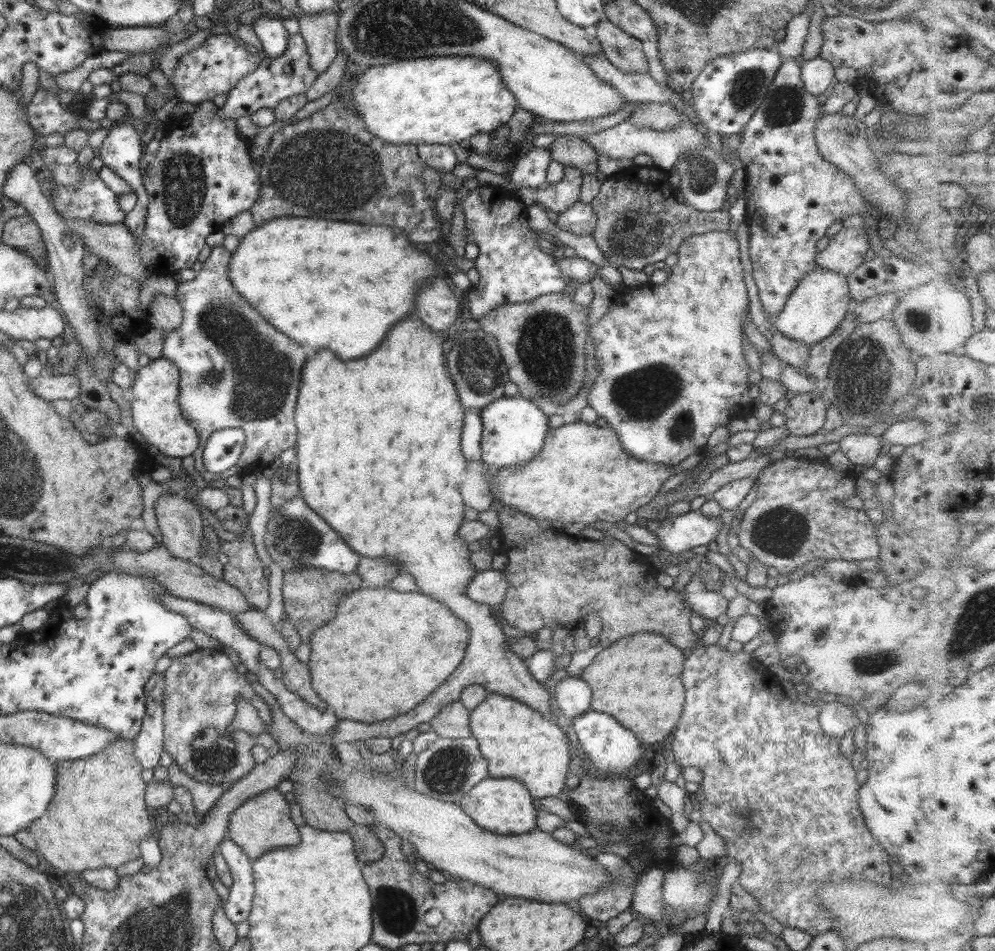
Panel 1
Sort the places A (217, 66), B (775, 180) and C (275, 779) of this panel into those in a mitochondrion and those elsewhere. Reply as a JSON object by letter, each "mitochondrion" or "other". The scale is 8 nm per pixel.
{"A":"other","B":"other","C":"other"}

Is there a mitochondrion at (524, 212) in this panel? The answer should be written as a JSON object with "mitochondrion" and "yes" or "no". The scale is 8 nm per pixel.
{"mitochondrion":"no"}

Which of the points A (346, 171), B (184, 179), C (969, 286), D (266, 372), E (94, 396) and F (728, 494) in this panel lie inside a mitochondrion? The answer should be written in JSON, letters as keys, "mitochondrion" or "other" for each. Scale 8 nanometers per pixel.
{"A":"mitochondrion","B":"mitochondrion","C":"other","D":"mitochondrion","E":"other","F":"other"}

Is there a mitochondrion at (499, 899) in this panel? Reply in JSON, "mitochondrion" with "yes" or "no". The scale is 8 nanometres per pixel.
{"mitochondrion":"no"}

